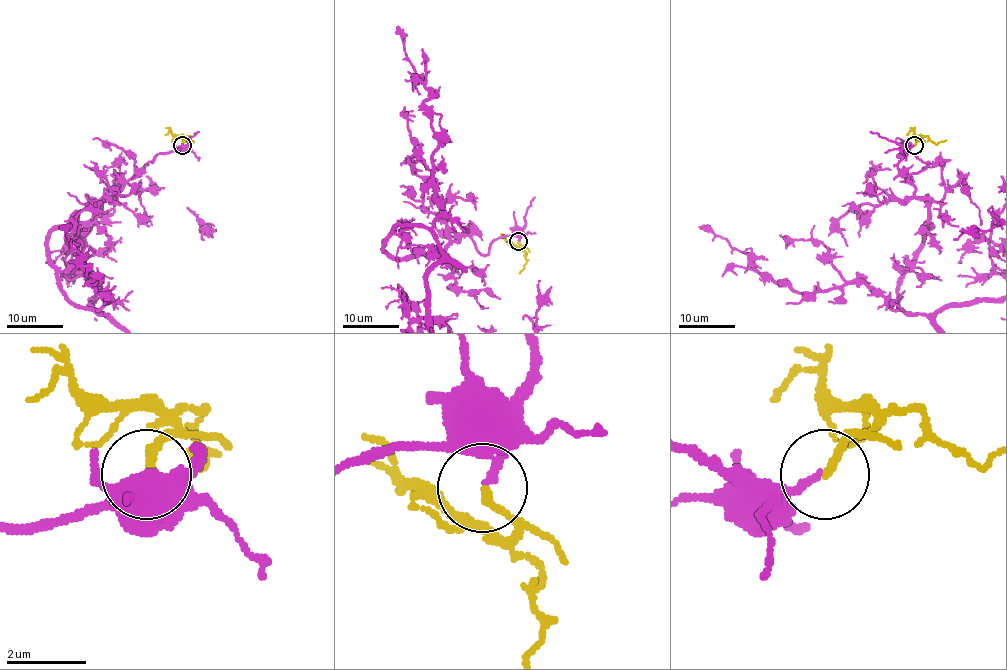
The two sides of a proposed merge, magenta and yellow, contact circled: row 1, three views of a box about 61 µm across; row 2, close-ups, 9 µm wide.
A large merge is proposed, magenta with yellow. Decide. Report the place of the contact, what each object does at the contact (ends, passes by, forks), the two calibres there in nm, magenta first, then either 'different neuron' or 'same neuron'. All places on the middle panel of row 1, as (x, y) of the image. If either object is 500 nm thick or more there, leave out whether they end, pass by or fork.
(518, 241) | magenta ends | yellow ends | 180/200 nm | different neuron

